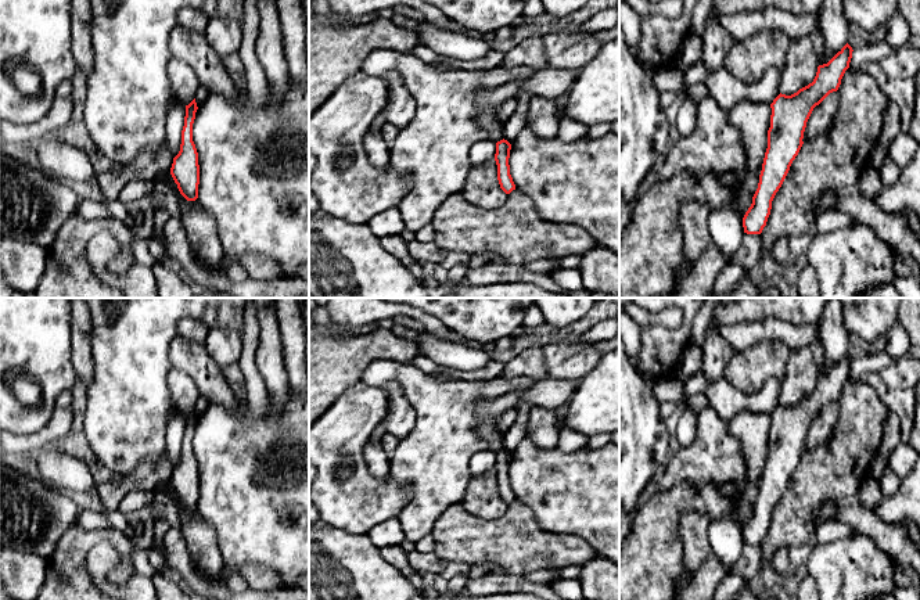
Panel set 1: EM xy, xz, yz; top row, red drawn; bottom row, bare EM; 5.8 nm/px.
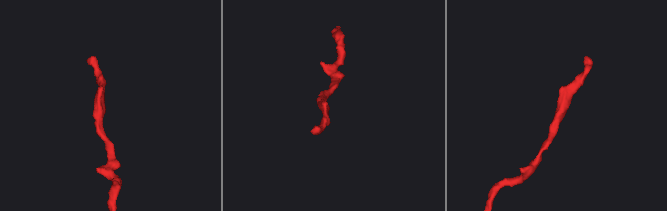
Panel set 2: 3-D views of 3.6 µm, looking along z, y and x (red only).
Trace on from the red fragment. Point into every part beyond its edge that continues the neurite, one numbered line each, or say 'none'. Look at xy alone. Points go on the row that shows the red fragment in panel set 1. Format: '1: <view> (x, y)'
none

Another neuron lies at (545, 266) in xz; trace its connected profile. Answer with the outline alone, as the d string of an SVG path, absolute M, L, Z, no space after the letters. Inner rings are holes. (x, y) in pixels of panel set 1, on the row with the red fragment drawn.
M538 259L528 262L525 267L535 273L551 274L554 272L554 263L551 259Z

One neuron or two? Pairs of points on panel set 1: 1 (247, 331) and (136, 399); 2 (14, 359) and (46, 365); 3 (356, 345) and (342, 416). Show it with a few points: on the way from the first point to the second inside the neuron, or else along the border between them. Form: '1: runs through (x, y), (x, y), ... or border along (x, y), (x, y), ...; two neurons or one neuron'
1: border along (244, 312), (244, 323), (240, 330); two neurons
2: runs through (22, 358), (38, 358); one neuron
3: border along (360, 378), (324, 409); two neurons

